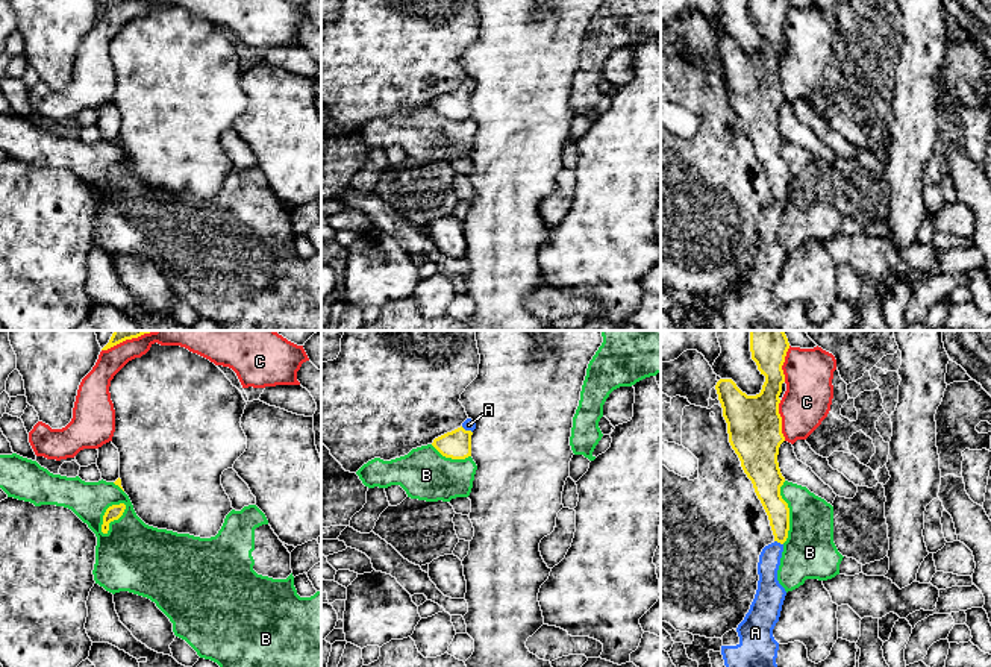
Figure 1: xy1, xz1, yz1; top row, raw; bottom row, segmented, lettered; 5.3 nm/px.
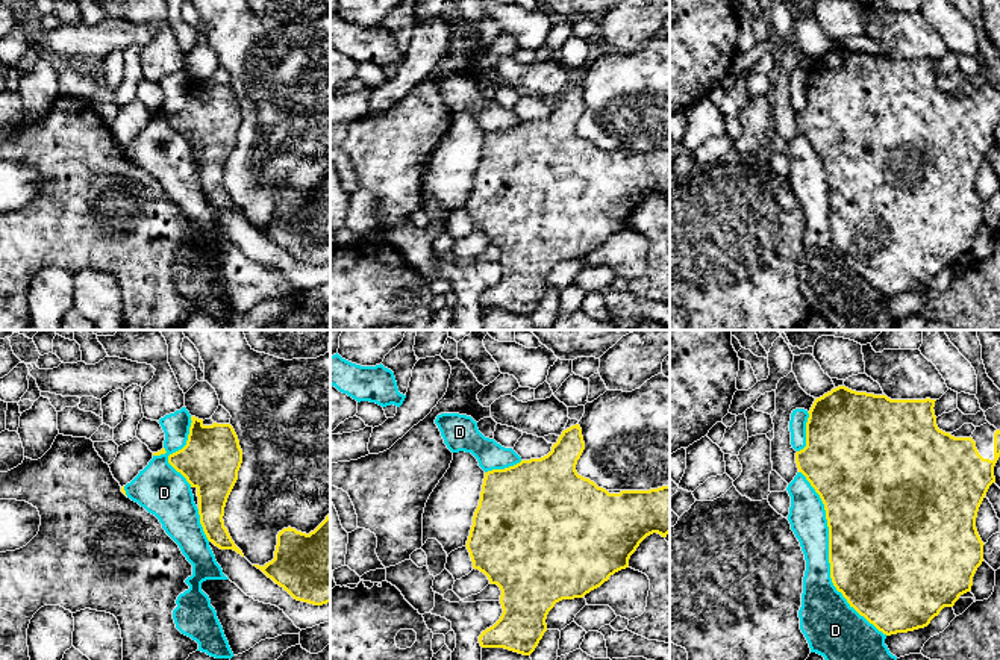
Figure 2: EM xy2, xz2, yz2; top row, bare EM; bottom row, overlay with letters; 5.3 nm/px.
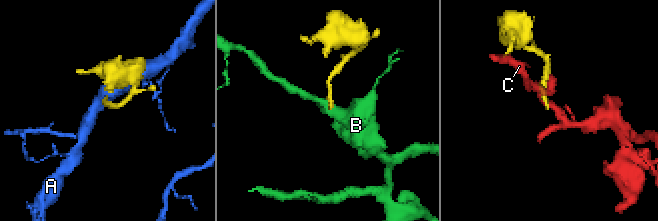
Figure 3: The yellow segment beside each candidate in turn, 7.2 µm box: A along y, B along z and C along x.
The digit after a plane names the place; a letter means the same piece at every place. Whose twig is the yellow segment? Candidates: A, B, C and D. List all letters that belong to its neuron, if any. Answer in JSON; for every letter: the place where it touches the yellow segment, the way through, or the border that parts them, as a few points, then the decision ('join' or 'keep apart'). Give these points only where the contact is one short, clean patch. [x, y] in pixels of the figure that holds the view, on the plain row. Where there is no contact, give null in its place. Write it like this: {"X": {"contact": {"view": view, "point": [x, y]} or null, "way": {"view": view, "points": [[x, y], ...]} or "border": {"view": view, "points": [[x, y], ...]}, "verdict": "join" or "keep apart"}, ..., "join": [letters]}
{"A": {"contact": {"view": "yz1", "point": [779, 202]}, "way": {"view": "yz1", "points": [[776, 169], [779, 176], [779, 202], [769, 222], [769, 247]]}, "verdict": "join"}, "B": {"contact": {"view": "xy1", "point": [114, 179]}, "border": {"view": "xy1", "points": [[126, 165], [125, 172], [109, 184], [103, 194]]}, "verdict": "keep apart"}, "C": {"contact": {"view": "yz1", "point": [781, 81]}, "verdict": "keep apart"}, "D": {"contact": {"view": "yz2", "point": [829, 217]}, "verdict": "keep apart"}, "join": ["A"]}

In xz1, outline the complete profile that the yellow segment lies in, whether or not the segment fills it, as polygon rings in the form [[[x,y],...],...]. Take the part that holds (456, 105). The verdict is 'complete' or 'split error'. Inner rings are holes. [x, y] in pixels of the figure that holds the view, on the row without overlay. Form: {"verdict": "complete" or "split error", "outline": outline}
{"verdict": "split error", "outline": [[[467,79],[461,88],[433,100],[432,106],[445,118],[465,120],[471,117],[471,96],[476,82]]]}

